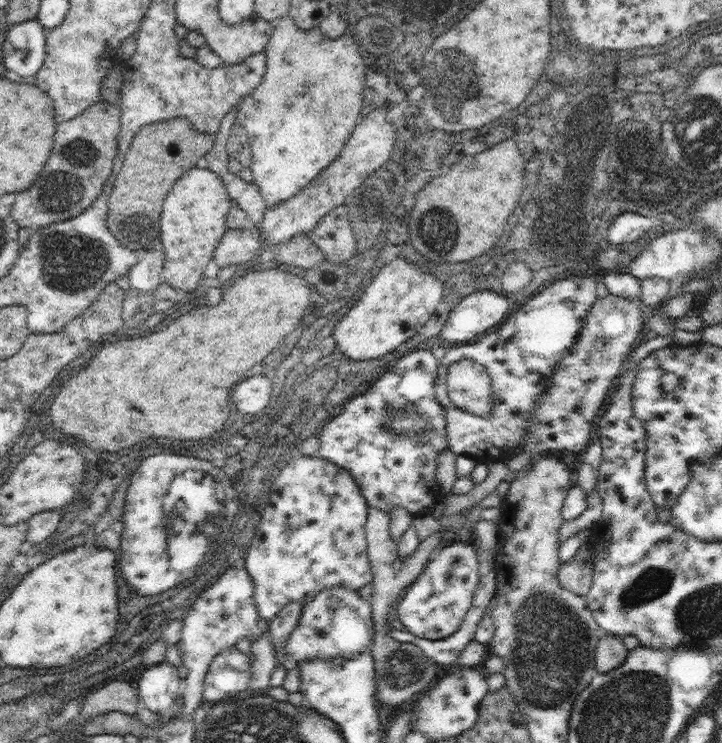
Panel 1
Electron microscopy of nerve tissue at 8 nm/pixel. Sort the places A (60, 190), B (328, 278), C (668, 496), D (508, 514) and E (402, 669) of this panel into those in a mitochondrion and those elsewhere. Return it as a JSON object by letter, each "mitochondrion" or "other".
{"A":"mitochondrion","B":"other","C":"other","D":"other","E":"mitochondrion"}

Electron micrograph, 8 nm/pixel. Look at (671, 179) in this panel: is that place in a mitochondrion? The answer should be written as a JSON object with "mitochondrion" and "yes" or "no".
{"mitochondrion":"yes"}

